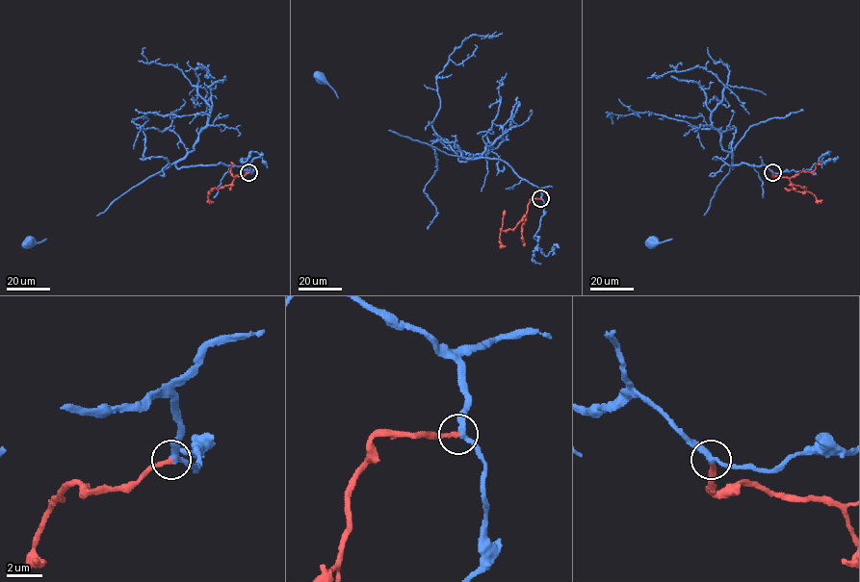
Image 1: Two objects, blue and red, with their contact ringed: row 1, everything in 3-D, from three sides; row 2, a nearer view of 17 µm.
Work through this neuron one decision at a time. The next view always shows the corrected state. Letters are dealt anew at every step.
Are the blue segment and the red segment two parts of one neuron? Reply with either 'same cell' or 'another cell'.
same cell

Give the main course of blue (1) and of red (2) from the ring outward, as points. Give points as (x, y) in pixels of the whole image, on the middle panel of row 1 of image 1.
1: (540, 198), (540, 189), (504, 161), (449, 155), (399, 135), (337, 97), (320, 77)
2: (540, 198), (531, 198), (524, 217), (512, 229), (501, 233), (499, 241), (506, 245)

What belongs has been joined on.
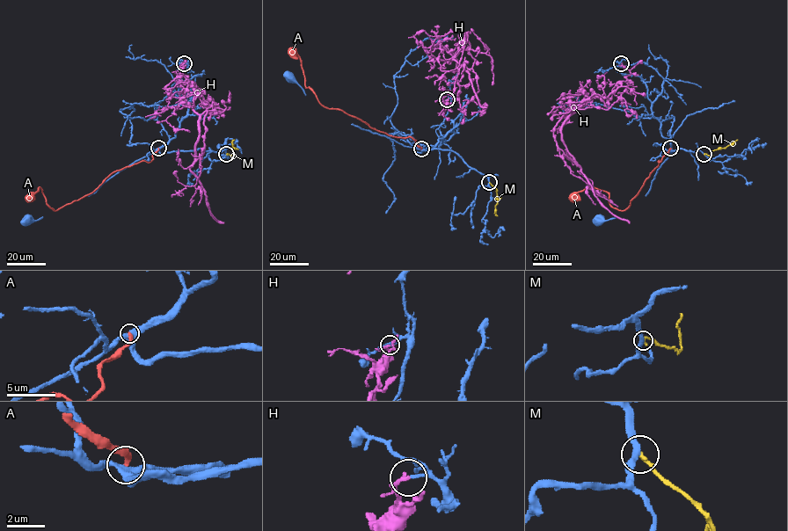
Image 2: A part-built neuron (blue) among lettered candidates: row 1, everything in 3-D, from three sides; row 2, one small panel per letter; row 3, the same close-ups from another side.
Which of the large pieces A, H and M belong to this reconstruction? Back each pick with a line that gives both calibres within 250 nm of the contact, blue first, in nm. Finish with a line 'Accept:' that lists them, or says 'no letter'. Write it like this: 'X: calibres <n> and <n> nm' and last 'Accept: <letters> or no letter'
Accept: no letter

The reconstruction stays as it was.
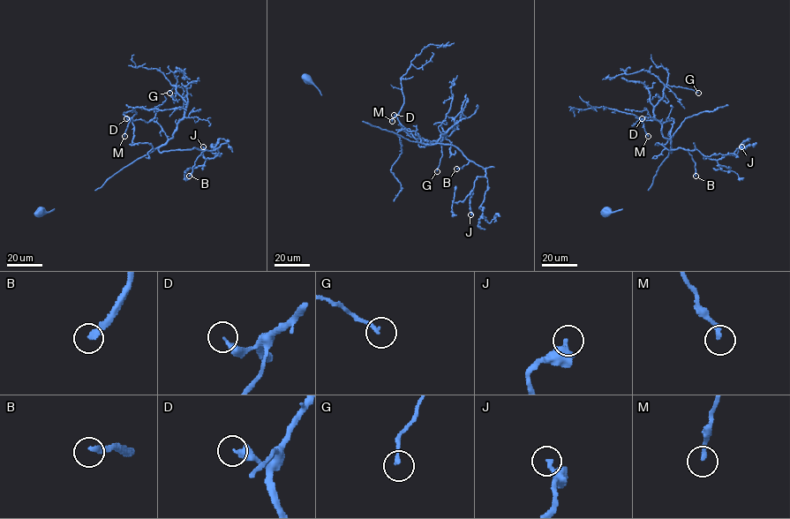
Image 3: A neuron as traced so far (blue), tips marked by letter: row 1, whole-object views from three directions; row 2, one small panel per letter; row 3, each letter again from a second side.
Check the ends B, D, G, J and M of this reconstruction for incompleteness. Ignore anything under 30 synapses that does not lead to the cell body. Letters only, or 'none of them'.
B

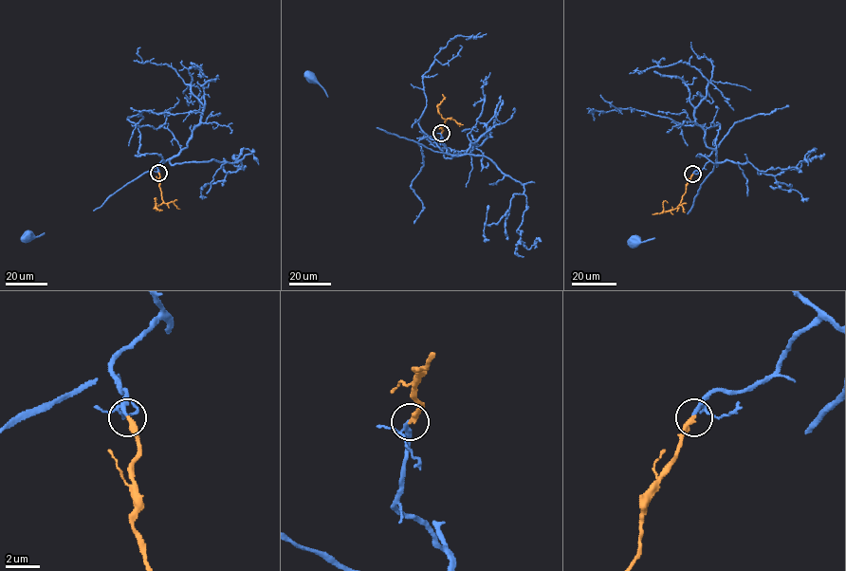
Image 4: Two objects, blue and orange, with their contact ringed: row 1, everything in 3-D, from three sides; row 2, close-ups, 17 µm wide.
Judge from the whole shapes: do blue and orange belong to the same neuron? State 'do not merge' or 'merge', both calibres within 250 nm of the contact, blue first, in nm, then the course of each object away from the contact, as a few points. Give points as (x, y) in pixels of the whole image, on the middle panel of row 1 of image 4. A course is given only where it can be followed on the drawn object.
merge | 140/320 nm | blue via (441, 133), (439, 142), (446, 153), (433, 151), (386, 133), (327, 96), (319, 84), (308, 79), (310, 76) | orange via (441, 133), (446, 119), (439, 113), (439, 108)

